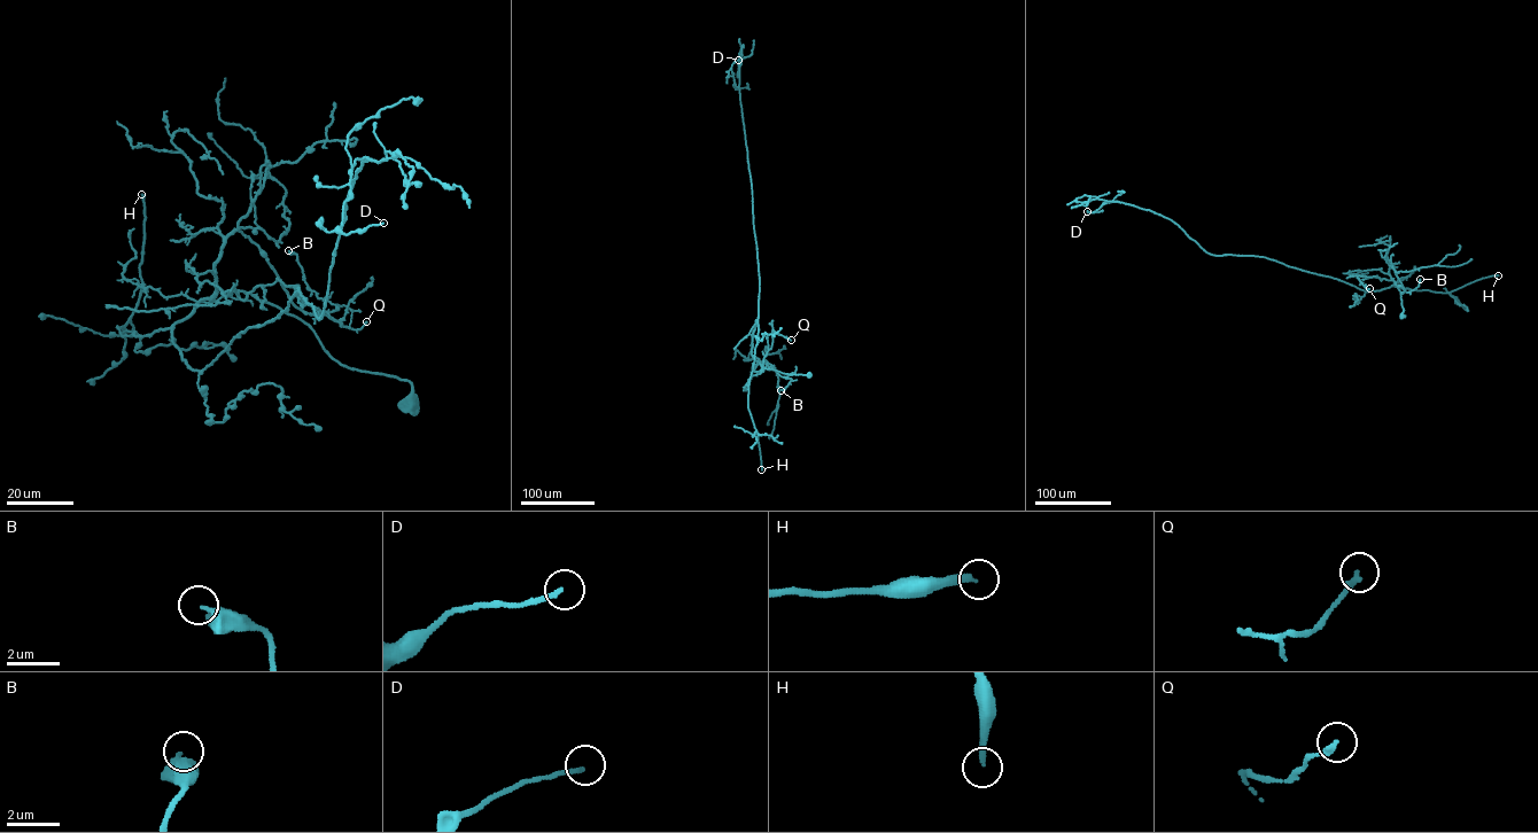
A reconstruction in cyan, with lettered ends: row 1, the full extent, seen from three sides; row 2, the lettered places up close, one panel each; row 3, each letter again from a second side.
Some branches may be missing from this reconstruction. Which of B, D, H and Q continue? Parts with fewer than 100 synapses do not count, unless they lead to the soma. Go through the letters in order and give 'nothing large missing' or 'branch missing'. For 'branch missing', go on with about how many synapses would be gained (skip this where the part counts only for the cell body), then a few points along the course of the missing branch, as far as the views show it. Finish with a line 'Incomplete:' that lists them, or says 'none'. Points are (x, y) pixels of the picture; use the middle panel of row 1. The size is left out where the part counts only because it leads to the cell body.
B: nothing large missing
D: nothing large missing
H: branch missing; about 200 synapses
Q: nothing large missing
Incomplete: H

